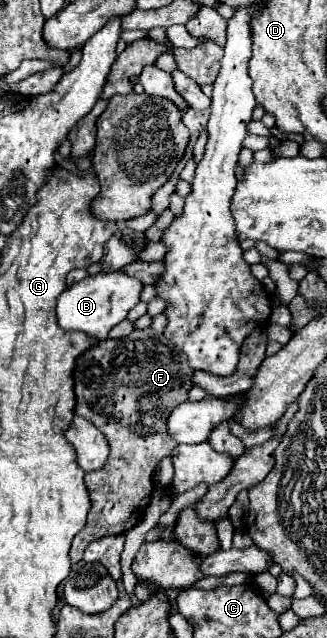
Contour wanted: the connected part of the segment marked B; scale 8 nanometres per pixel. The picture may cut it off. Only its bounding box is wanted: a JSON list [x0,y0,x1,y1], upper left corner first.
[57,272,143,340]

